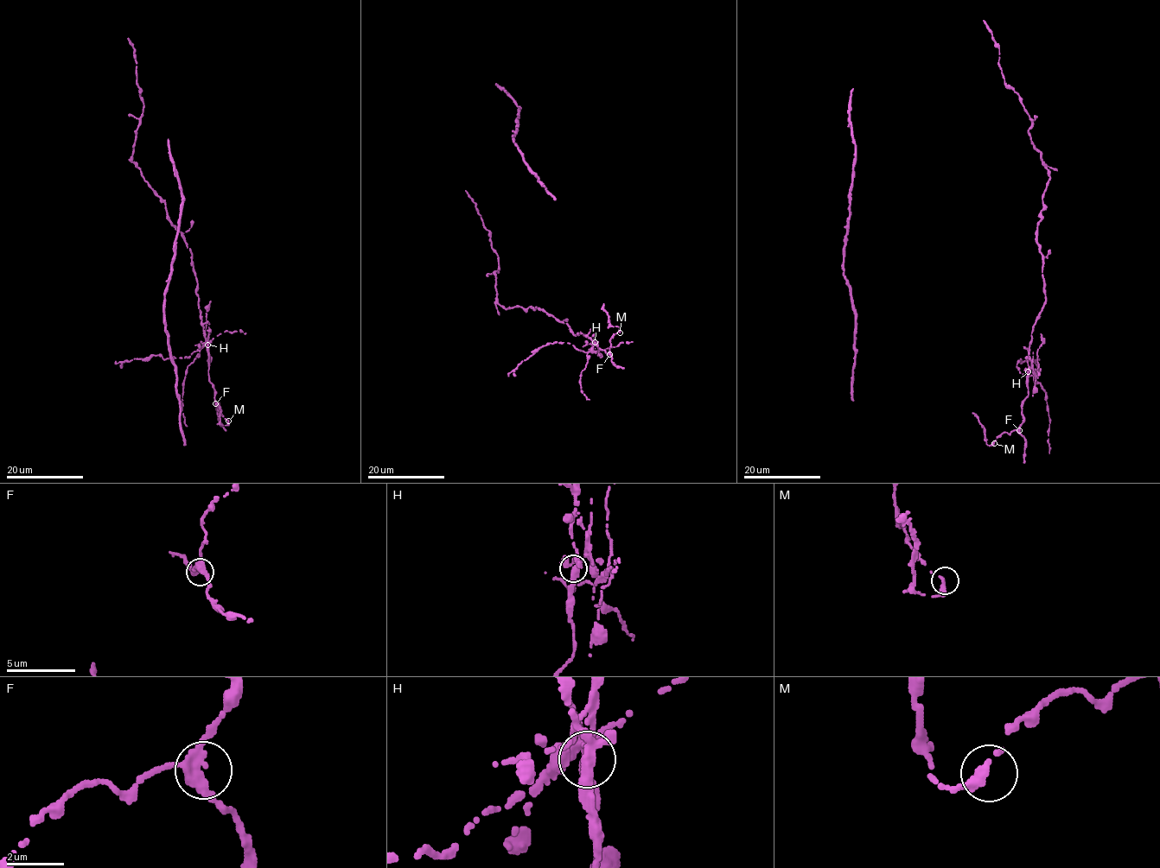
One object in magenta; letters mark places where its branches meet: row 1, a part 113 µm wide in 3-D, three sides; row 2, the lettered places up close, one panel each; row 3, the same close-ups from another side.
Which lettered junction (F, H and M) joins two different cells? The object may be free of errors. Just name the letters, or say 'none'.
H

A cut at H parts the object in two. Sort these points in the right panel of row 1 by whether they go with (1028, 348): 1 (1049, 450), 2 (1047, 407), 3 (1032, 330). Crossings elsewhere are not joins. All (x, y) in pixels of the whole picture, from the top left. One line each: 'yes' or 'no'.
1: no
2: no
3: yes

